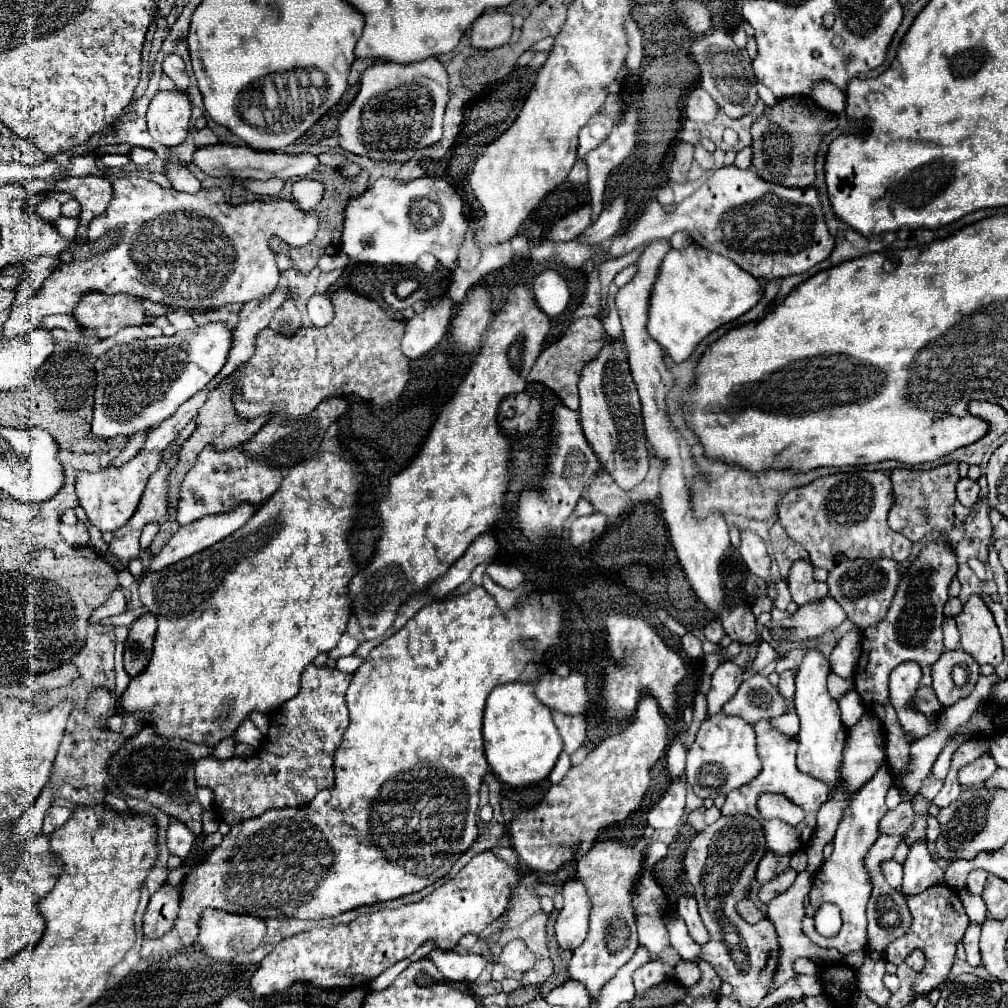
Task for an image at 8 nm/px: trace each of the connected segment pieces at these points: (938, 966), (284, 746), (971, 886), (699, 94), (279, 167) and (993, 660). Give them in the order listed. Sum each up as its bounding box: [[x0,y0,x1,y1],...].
[[884,884,968,998],[196,664,352,826],[966,870,988,894],[684,86,718,122],[194,144,318,180],[956,594,1002,666]]

